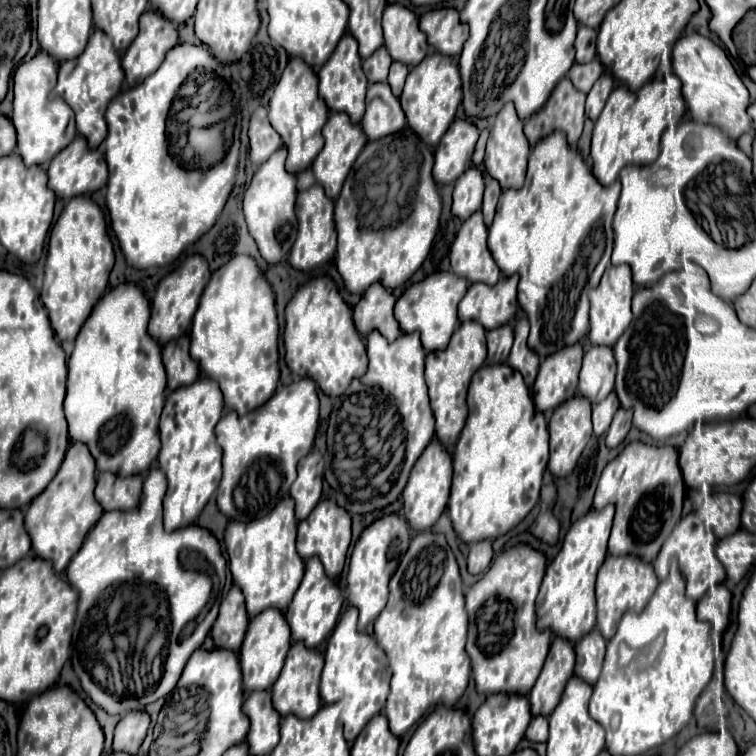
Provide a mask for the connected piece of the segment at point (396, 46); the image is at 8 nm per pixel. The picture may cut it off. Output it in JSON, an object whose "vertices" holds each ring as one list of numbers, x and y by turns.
{"vertices":[[389,4,385,8,383,34,389,56,397,62,405,62,409,68,417,66,417,62,421,62,429,52,429,44,425,34,419,30,417,16,401,4]]}

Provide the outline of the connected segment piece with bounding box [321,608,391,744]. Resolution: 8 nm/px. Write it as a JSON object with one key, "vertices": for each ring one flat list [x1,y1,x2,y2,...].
{"vertices":[[347,608,327,642,325,668,321,676,321,700,325,704,345,704,343,734,349,744,353,744,357,734,367,726,367,722,383,710,389,694,389,680,391,672,385,652,377,646,375,638,357,632,357,610]]}

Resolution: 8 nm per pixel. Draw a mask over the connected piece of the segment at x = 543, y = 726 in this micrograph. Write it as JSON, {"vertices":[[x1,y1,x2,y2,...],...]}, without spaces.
{"vertices":[[535,716,531,720,525,736,531,742,547,742,547,718,545,716]]}

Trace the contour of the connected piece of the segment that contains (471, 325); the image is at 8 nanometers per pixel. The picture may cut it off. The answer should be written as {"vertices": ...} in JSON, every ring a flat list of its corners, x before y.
{"vertices":[[463,322,457,332,453,334,447,350,429,352,425,360,425,380,429,386,431,410,437,420,437,440,443,444,445,450,453,450,457,438,463,430,463,400,467,398,469,378,485,364,487,360,487,346,485,346,487,330,479,322]]}

